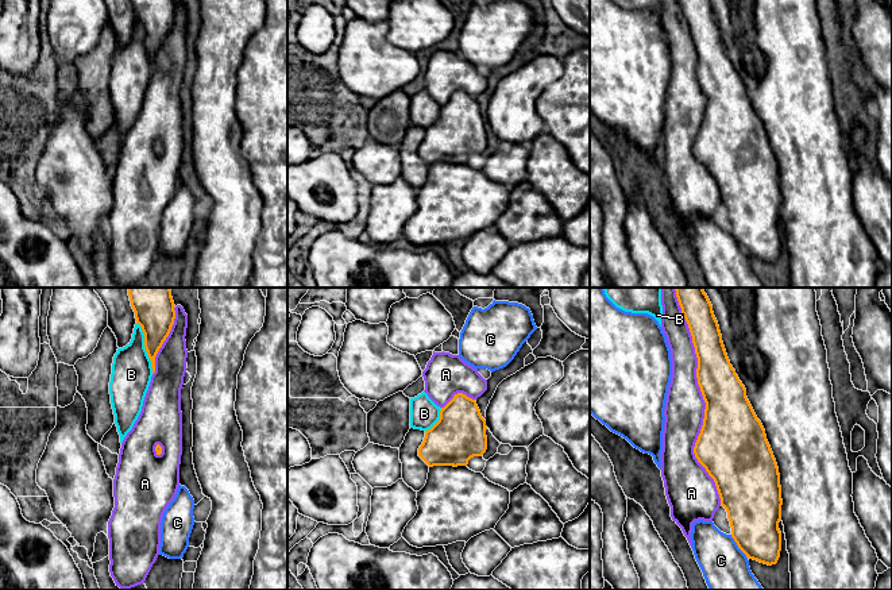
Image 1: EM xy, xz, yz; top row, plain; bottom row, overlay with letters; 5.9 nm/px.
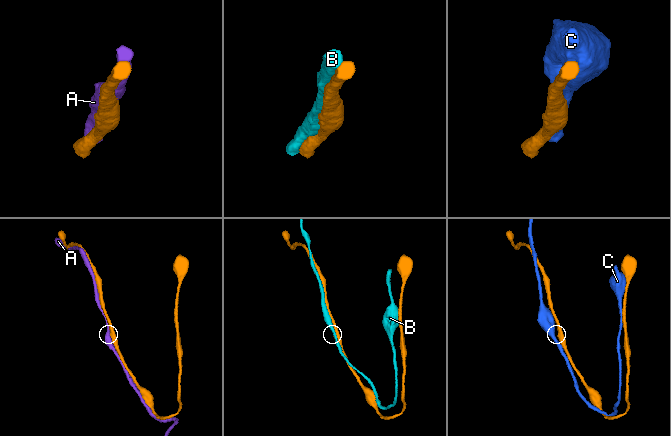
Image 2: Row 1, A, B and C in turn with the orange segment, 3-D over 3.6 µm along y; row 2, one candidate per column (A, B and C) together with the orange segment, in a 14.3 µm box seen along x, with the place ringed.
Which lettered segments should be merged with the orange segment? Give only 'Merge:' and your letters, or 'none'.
Merge: A

